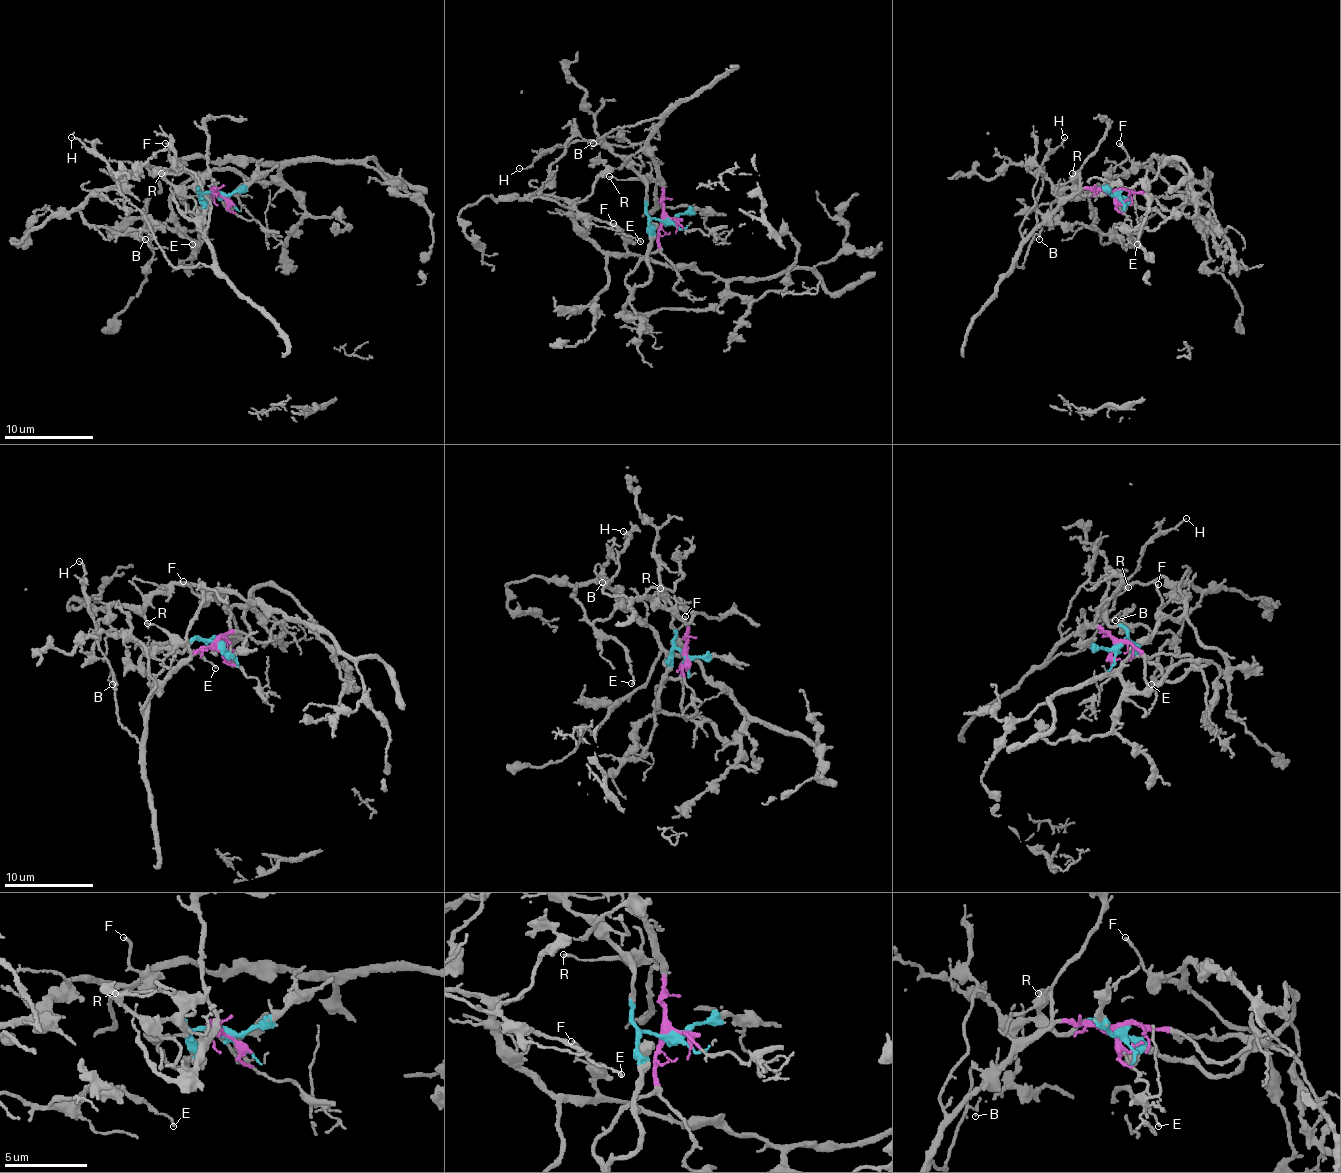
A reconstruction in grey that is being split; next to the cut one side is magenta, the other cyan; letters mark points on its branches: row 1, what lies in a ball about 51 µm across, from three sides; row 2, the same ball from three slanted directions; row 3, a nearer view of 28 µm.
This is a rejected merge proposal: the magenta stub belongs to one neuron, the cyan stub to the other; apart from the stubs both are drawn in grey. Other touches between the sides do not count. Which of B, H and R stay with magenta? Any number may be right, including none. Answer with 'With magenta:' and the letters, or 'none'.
With magenta: B, H

